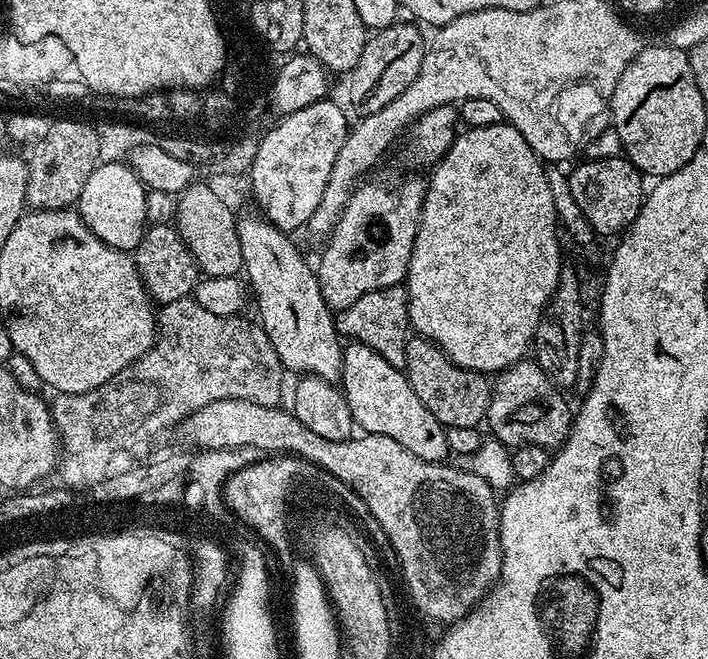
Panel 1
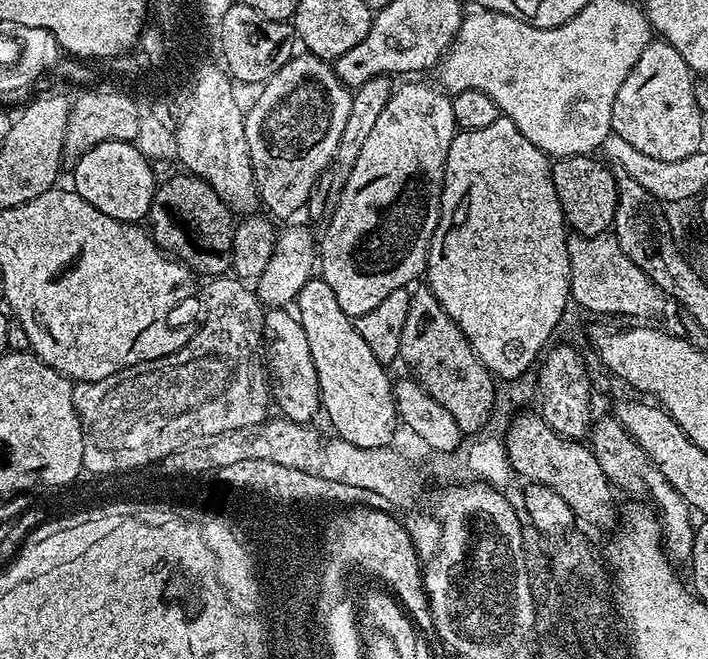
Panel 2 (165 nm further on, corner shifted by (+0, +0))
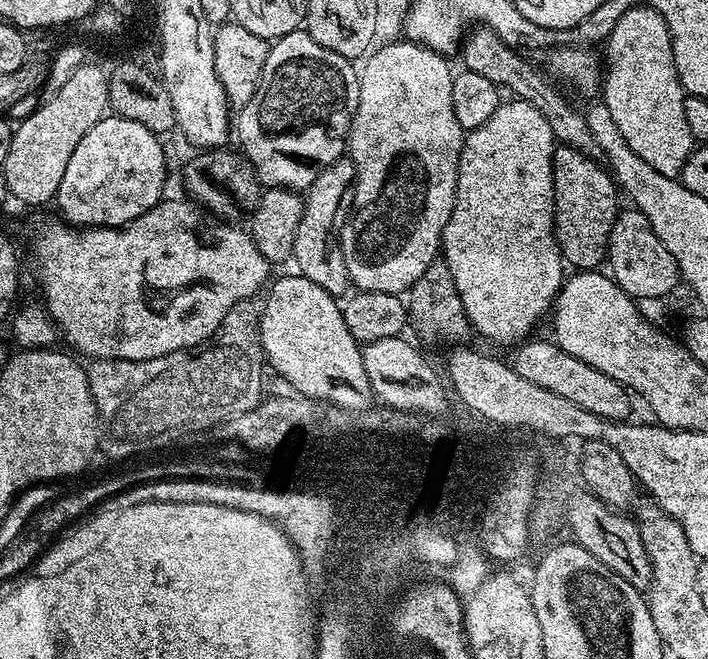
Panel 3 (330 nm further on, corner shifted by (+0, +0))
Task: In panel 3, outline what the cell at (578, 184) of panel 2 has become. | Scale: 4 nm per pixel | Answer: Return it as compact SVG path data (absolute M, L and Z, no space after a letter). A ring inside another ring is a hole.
M557 147L552 155L552 173L554 174L554 194L556 195L556 240L560 244L560 254L576 270L596 270L605 263L608 254L608 242L615 226L618 206L616 192L618 185L609 169L603 163L589 158L576 148Z

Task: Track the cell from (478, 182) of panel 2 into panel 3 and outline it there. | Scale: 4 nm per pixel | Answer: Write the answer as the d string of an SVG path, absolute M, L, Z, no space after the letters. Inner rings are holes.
M515 98L505 99L498 110L494 110L494 118L471 129L464 138L456 179L456 201L450 222L446 222L442 258L450 266L454 286L473 329L496 344L512 346L531 337L532 327L547 312L549 315L566 279L566 261L556 240L552 155L557 147L550 122L542 118L533 104Z

